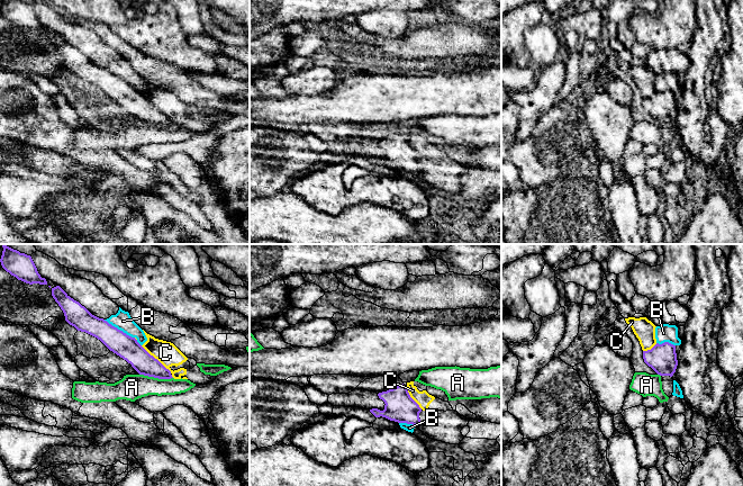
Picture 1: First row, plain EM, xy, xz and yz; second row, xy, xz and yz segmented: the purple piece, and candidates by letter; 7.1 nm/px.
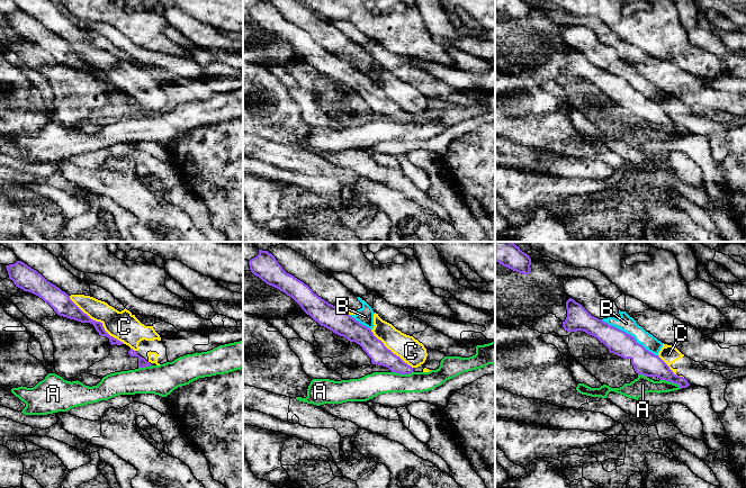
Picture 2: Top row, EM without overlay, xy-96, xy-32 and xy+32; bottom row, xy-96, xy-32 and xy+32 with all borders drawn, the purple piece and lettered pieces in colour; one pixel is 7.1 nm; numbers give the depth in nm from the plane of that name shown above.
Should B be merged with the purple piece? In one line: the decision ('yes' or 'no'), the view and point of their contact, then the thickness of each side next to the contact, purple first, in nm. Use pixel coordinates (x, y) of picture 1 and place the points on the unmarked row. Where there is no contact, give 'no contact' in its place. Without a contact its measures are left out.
no | xy (119, 78) | 160/130 nm

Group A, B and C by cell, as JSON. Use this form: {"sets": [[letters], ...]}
{"sets": [["A"], ["B"], ["C"]]}

